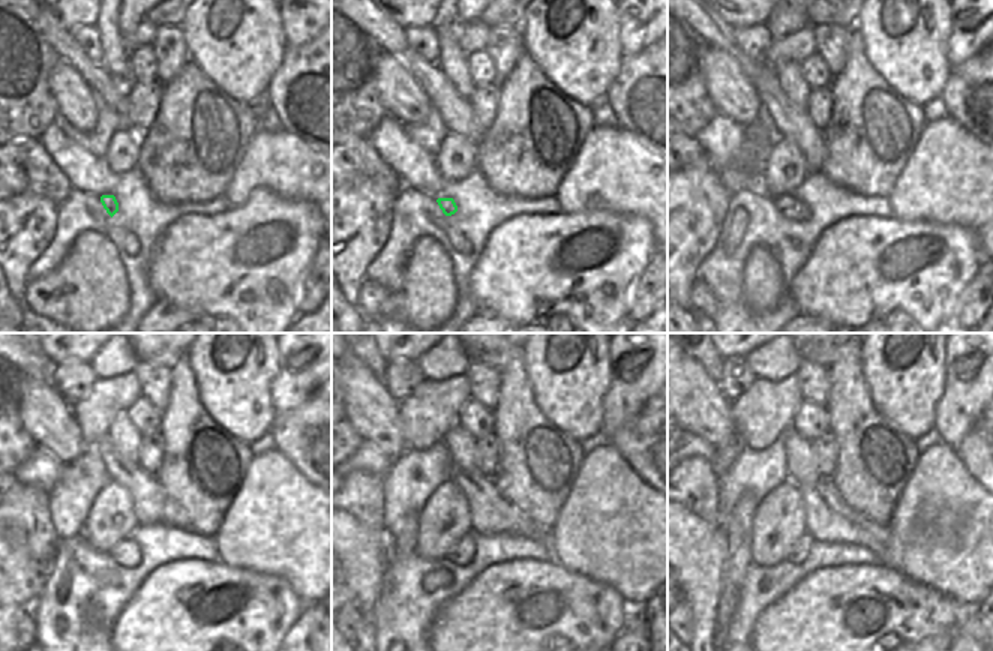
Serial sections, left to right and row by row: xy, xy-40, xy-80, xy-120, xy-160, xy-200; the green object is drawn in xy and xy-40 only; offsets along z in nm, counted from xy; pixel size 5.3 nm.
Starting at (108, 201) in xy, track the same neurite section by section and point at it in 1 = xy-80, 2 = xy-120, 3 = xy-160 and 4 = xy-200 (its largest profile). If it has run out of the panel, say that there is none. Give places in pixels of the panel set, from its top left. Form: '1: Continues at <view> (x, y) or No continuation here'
1: Continues at xy-80 (791, 209)
2: Continues at xy-120 (126, 552)
3: Continues at xy-160 (464, 552)
4: Continues at xy-200 (801, 549)

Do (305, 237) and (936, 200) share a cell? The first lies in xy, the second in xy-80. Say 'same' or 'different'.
different

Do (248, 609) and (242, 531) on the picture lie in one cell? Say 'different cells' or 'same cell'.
different cells

